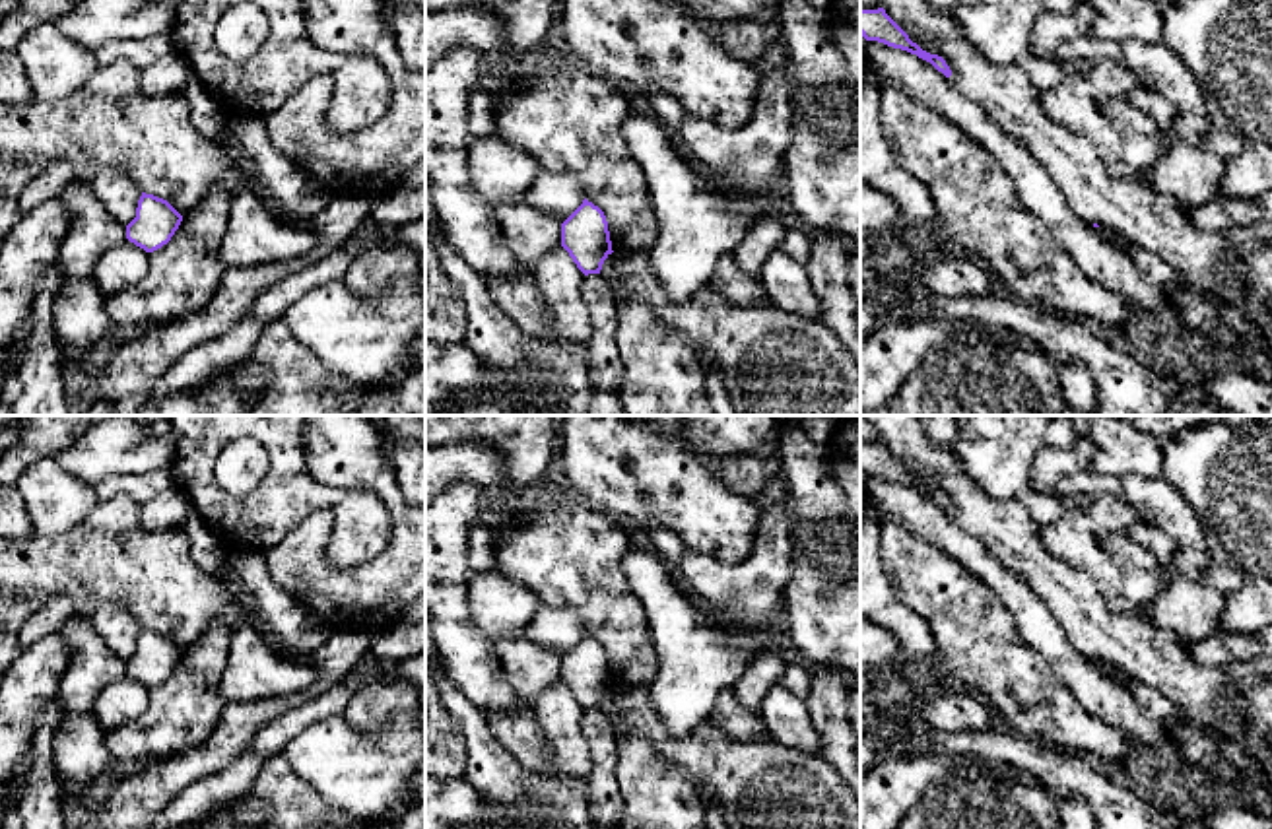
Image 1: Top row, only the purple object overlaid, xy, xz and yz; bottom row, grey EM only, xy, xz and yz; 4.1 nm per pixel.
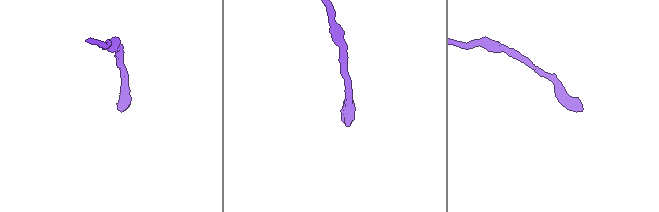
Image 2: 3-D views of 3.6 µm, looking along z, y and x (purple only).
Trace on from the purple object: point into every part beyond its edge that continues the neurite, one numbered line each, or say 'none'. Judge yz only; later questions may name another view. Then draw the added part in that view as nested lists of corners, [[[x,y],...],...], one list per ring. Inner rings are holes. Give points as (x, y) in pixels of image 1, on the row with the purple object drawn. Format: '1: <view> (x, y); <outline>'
none

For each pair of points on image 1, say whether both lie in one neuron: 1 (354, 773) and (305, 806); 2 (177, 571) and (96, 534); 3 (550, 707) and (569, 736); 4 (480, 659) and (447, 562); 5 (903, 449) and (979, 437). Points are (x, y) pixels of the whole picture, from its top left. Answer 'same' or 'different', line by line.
1: different
2: same
3: same
4: same
5: different

